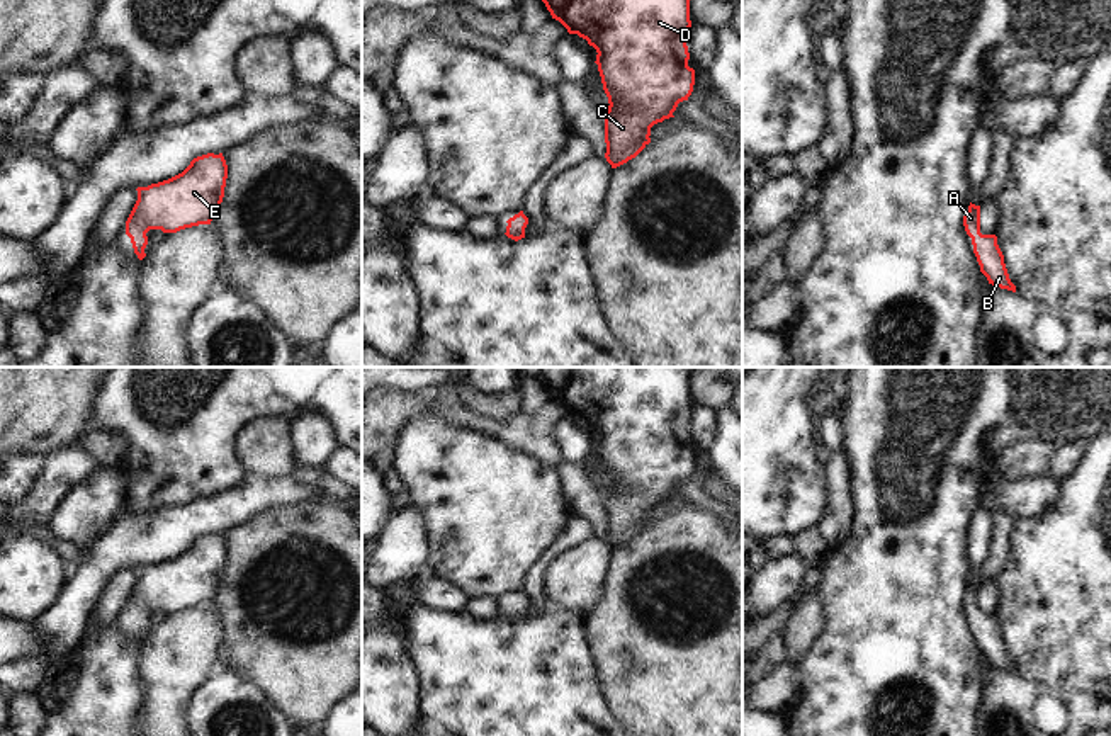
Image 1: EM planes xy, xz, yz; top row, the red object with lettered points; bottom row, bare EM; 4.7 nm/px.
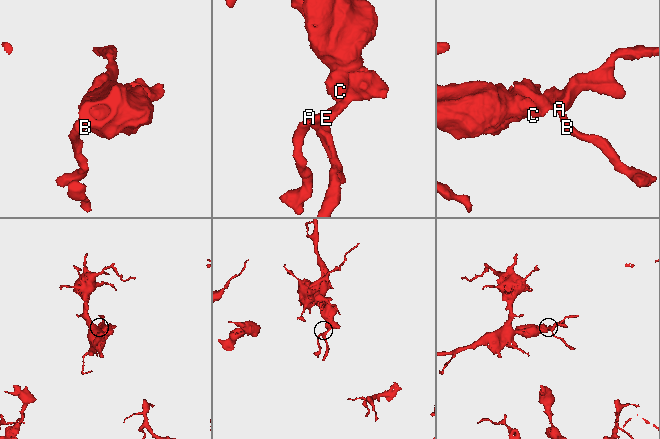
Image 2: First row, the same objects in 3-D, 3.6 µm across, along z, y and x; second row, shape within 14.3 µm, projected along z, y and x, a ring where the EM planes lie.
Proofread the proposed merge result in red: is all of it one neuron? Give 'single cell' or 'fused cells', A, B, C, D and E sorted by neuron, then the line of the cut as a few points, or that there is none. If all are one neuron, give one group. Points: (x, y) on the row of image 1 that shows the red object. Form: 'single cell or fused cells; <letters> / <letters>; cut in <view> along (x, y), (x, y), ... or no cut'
single cell; A B C D E; no cut

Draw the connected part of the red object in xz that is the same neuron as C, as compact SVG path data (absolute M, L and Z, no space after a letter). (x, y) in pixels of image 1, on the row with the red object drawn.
M542 0L552 19L569 34L578 34L596 49L596 65L608 97L605 116L605 158L617 168L635 158L651 143L651 127L674 117L678 104L688 100L695 85L695 70L688 66L690 0Z

